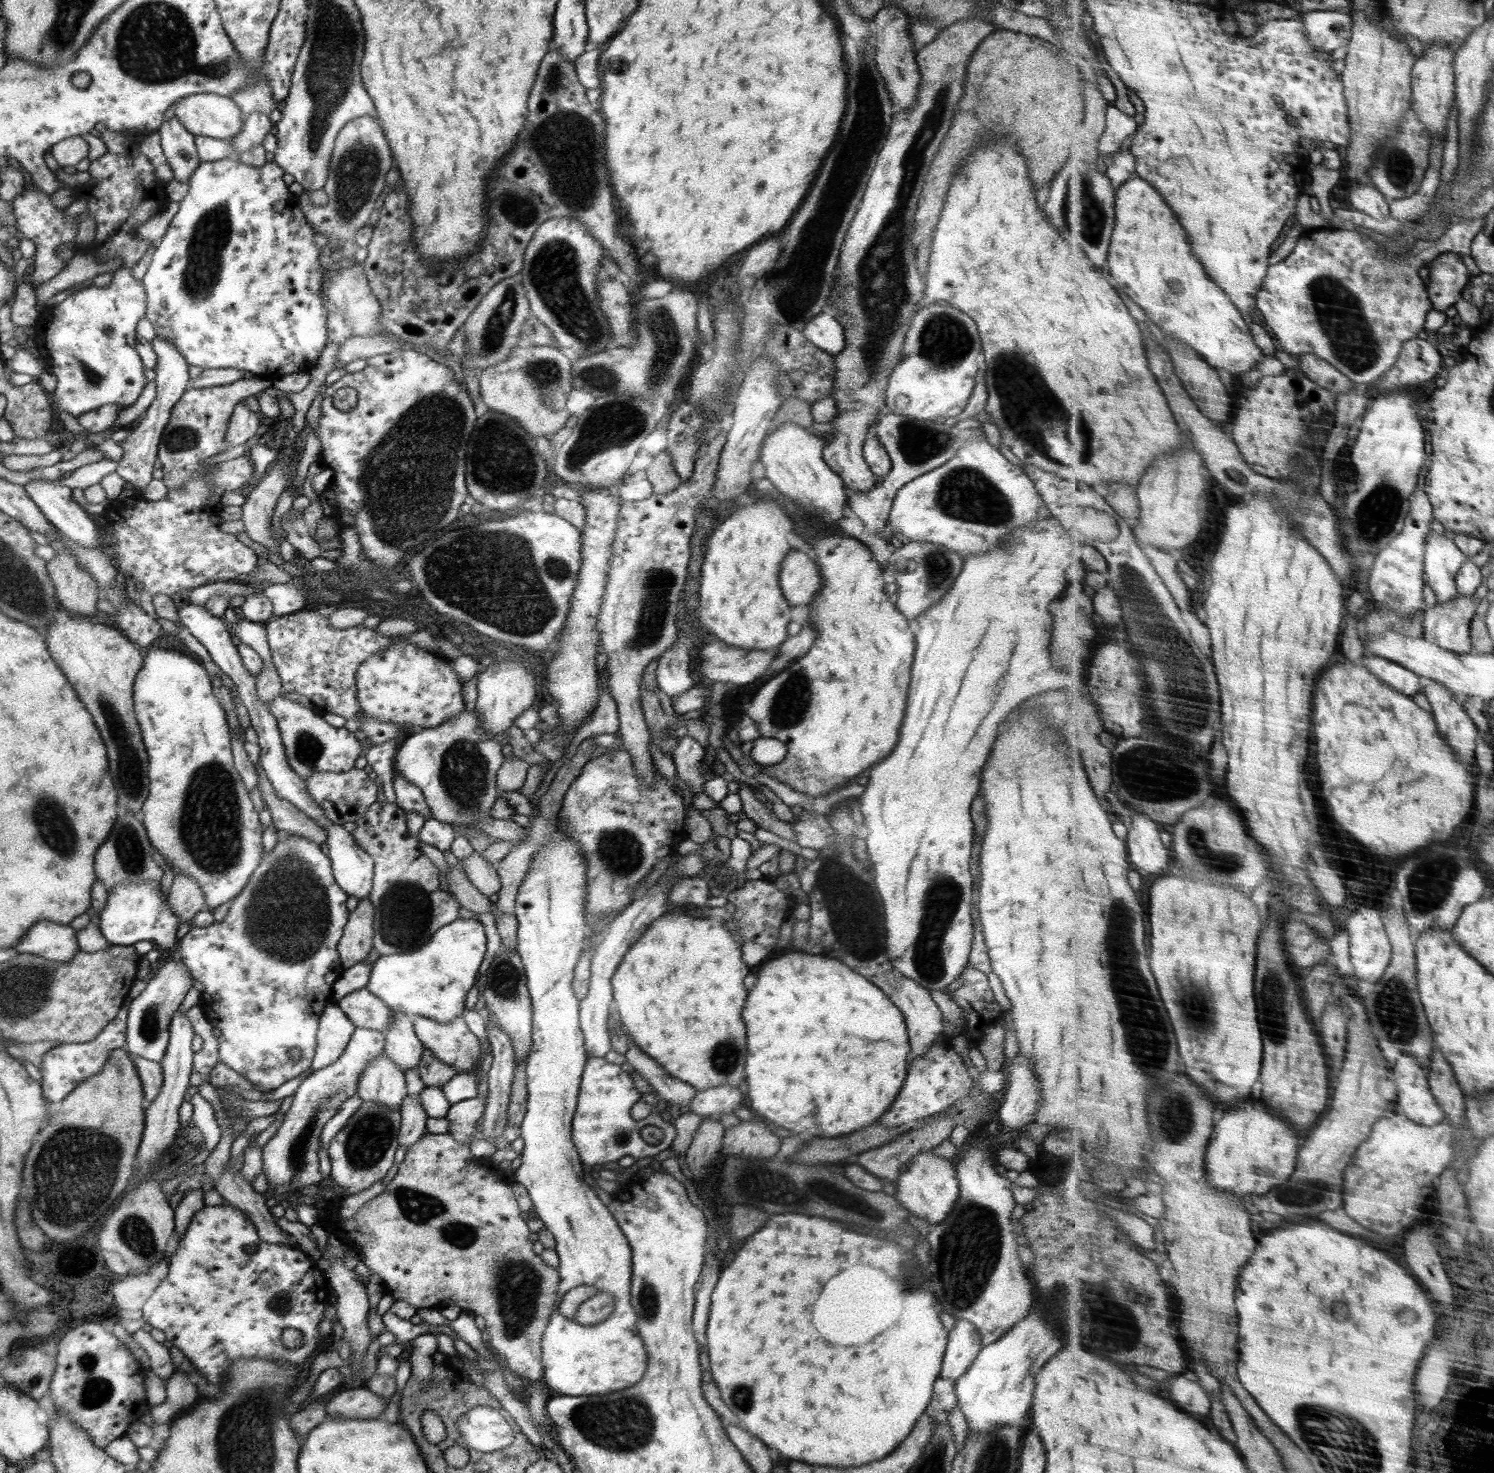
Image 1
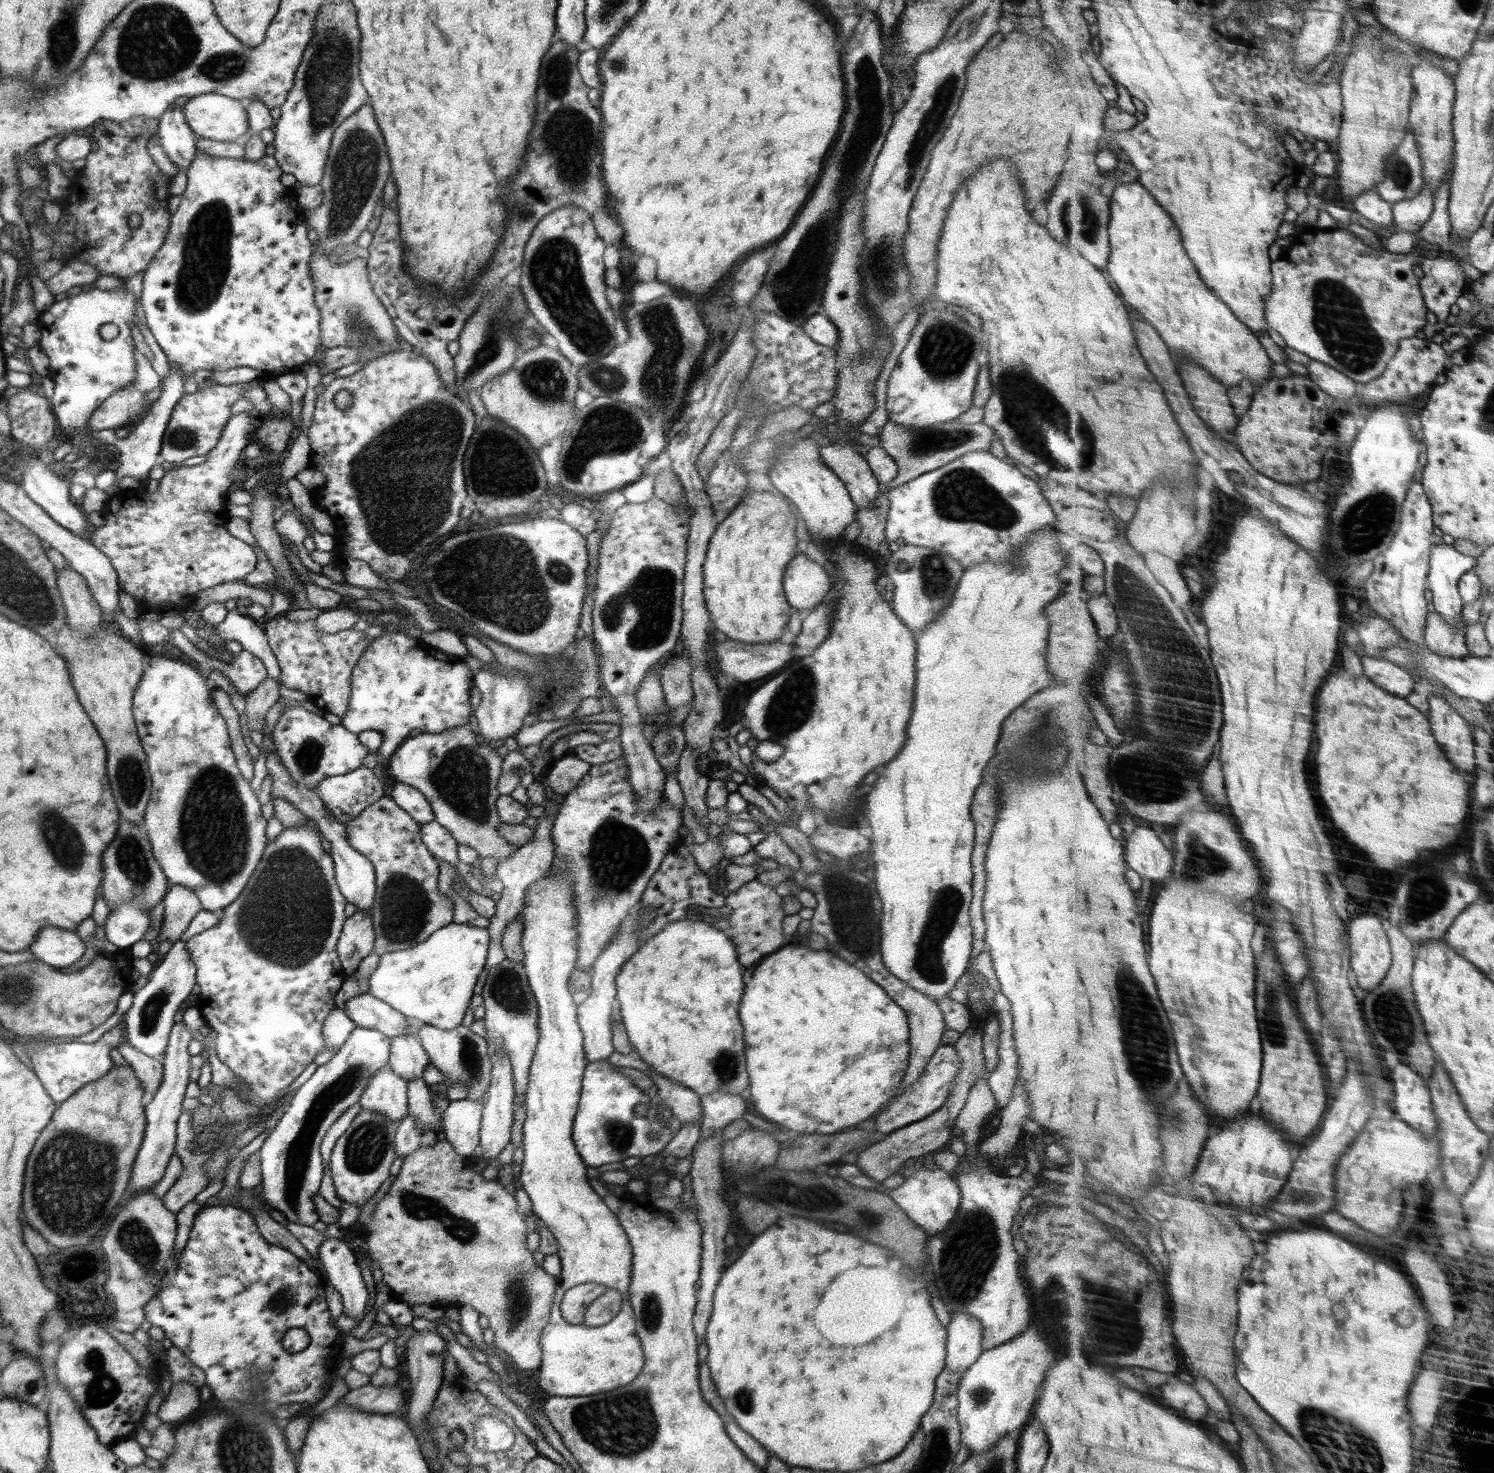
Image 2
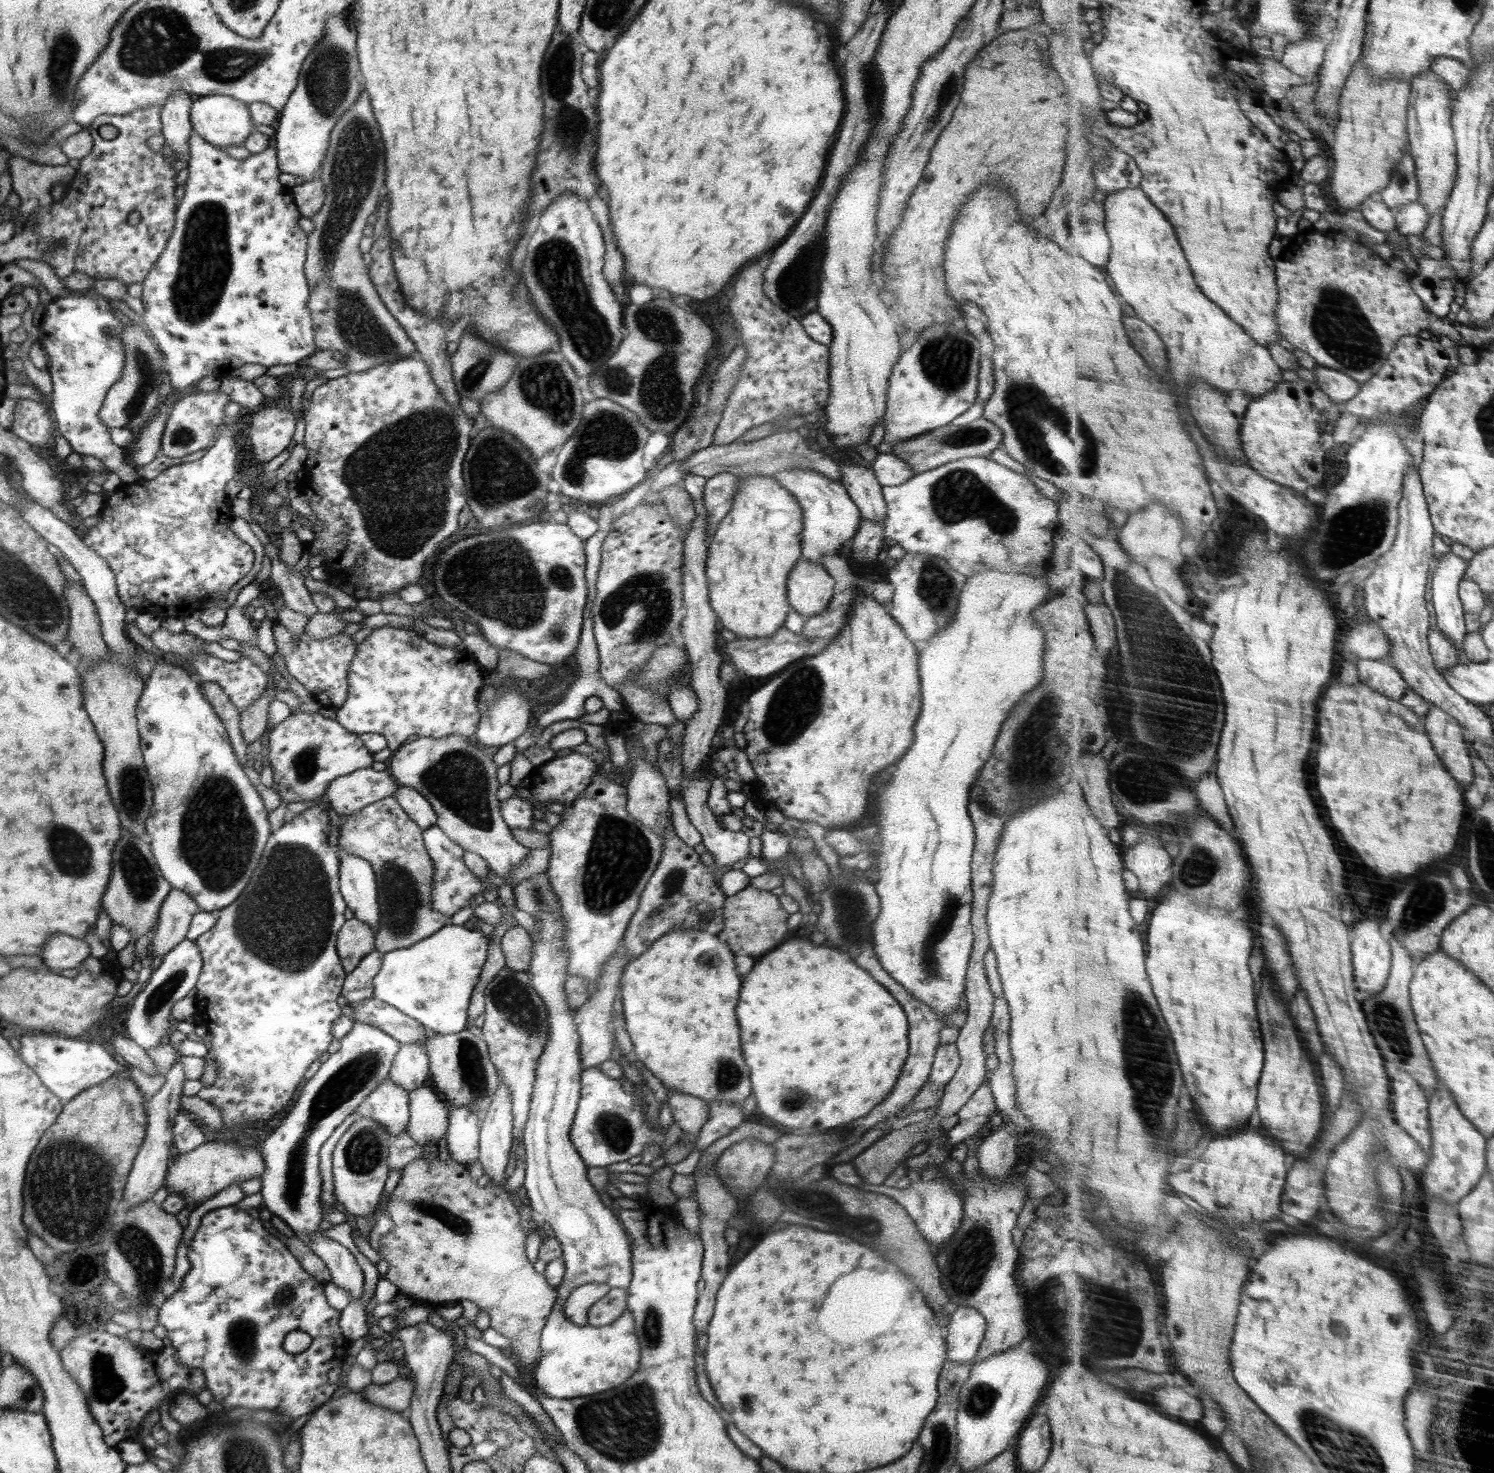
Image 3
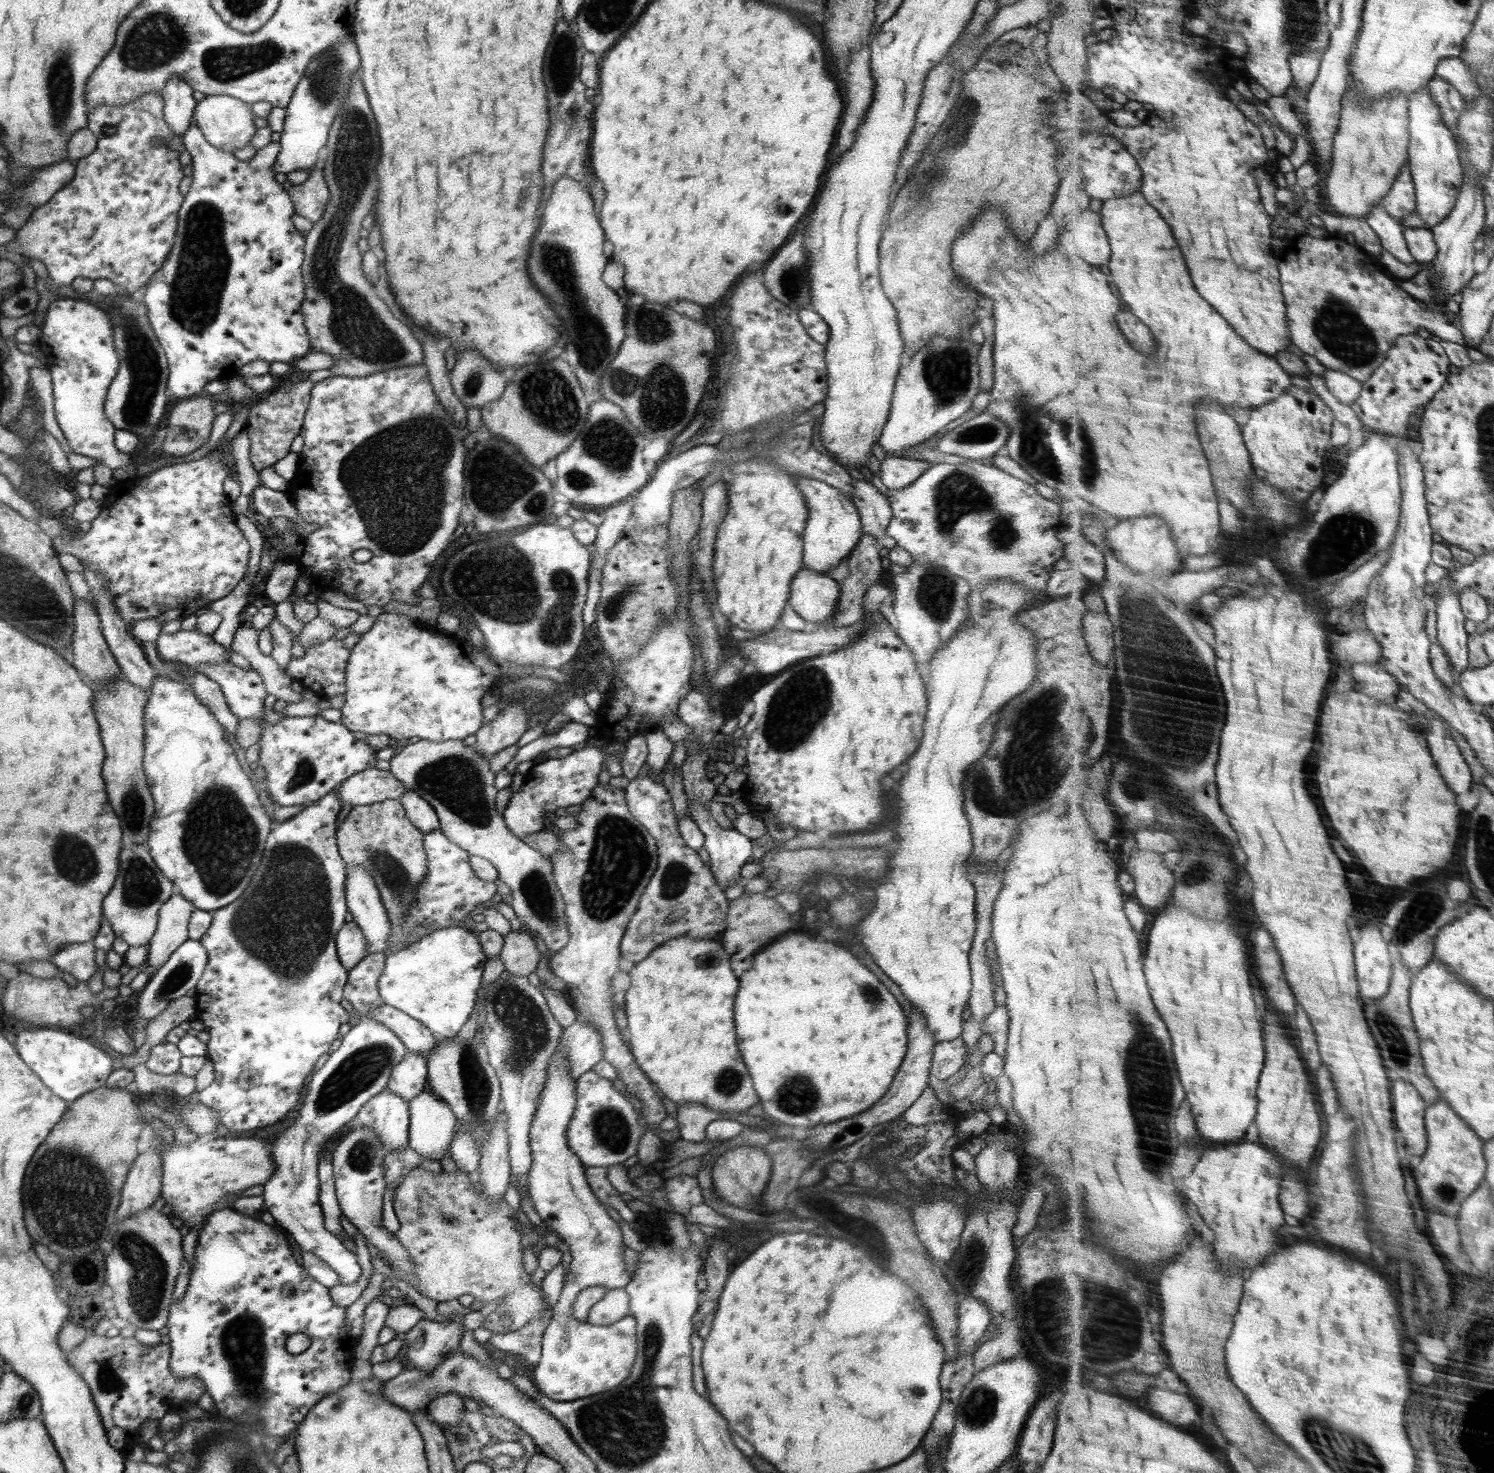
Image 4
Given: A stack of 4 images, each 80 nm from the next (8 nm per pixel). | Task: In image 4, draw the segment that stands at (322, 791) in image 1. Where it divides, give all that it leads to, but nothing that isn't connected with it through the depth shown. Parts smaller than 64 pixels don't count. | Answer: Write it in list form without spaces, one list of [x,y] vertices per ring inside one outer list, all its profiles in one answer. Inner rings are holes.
[[[372,767],[362,772],[357,772],[349,776],[344,782],[340,783],[335,790],[344,804],[350,803],[352,806],[369,805],[383,800],[396,800],[407,791],[406,786],[402,784],[390,771],[380,770],[378,767]]]

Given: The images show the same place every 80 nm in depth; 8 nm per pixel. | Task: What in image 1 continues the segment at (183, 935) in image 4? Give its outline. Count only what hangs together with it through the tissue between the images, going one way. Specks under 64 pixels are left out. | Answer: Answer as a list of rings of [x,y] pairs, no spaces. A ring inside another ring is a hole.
[[[176,875],[170,886],[168,903],[181,927],[188,928],[188,921],[203,910],[206,901],[200,885],[190,875]]]

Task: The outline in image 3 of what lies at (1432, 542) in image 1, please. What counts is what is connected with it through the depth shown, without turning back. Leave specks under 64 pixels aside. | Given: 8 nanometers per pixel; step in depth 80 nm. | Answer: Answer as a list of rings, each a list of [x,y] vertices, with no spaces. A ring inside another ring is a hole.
[[[1449,552],[1442,558],[1435,561],[1434,567],[1436,568],[1435,577],[1430,584],[1431,599],[1433,606],[1437,612],[1438,625],[1447,633],[1448,636],[1455,640],[1455,644],[1459,645],[1461,652],[1464,652],[1462,662],[1467,662],[1466,659],[1466,643],[1469,632],[1466,628],[1466,609],[1461,596],[1461,584],[1467,575],[1468,567],[1471,566],[1471,561],[1464,560],[1462,556]]]

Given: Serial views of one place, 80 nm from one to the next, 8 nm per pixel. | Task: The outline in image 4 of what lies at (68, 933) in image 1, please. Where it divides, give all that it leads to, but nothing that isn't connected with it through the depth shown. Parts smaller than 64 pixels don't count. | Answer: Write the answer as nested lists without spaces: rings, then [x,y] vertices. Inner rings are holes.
[[[93,941],[65,944],[51,958],[52,964],[63,974],[71,974],[74,982],[88,983],[97,970]]]

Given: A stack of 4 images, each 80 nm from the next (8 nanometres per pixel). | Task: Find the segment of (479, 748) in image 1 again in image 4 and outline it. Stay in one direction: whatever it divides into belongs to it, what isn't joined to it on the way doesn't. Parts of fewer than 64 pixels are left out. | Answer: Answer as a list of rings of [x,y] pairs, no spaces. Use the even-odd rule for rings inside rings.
[[[413,739],[405,747],[396,751],[389,760],[390,772],[407,789],[419,794],[428,804],[435,808],[440,821],[440,830],[459,848],[471,856],[480,856],[488,860],[496,870],[498,878],[510,888],[512,895],[511,907],[521,923],[521,927],[536,931],[549,951],[556,953],[569,943],[568,920],[566,920],[565,902],[558,892],[552,874],[552,862],[544,858],[542,853],[530,848],[522,839],[510,832],[503,816],[498,814],[495,807],[497,789],[494,787],[496,774],[490,771],[488,758],[477,752],[474,746],[464,745],[463,739],[430,741]]]

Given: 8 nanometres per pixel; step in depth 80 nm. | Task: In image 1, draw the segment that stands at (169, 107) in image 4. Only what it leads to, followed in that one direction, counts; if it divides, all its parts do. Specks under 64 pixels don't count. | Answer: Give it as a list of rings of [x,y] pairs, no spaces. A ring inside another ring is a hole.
[[[176,118],[164,119],[156,130],[161,136],[161,145],[173,178],[188,182],[201,160],[197,153],[195,135]]]

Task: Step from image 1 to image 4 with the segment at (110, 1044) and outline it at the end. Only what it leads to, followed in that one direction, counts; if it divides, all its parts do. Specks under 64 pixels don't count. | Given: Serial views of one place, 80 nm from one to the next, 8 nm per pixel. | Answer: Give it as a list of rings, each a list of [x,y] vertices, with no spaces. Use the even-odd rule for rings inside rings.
[[[56,1027],[34,1028],[34,1032],[22,1030],[16,1036],[14,1047],[20,1058],[41,1078],[44,1086],[68,1103],[95,1088],[104,1087],[113,1071],[113,1060],[105,1051],[68,1030]]]

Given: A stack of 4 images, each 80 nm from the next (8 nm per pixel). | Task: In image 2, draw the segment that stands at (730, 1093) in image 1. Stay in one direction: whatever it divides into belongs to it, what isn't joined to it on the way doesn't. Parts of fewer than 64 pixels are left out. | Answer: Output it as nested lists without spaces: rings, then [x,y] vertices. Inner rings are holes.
[[[711,1092],[700,1096],[701,1109],[701,1138],[707,1138],[714,1131],[723,1131],[734,1120],[743,1118],[746,1112],[746,1103],[739,1094],[729,1092]]]

